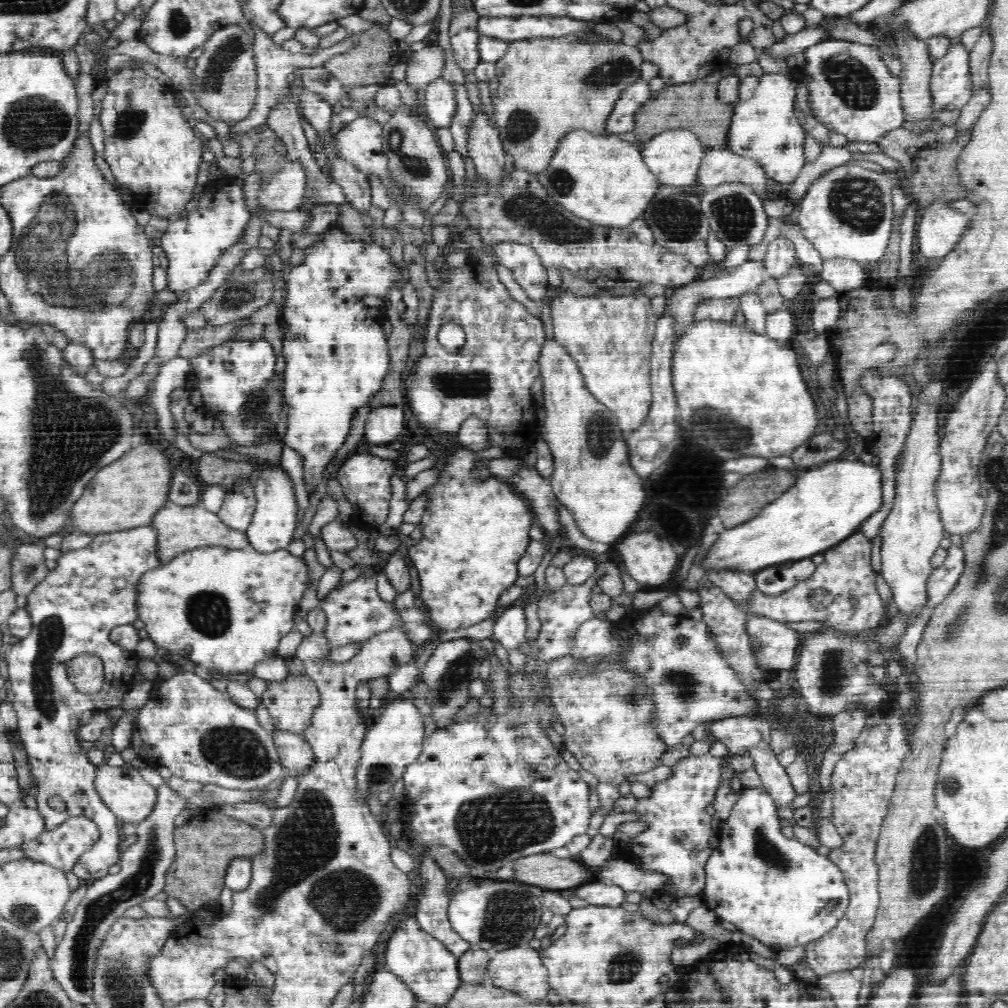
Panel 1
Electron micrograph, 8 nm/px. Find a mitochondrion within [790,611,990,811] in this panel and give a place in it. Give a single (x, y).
(831, 678)

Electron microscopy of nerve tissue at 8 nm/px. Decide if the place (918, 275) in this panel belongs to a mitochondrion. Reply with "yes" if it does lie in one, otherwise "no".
no

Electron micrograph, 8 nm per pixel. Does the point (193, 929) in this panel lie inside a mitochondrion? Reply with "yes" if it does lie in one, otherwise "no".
no

